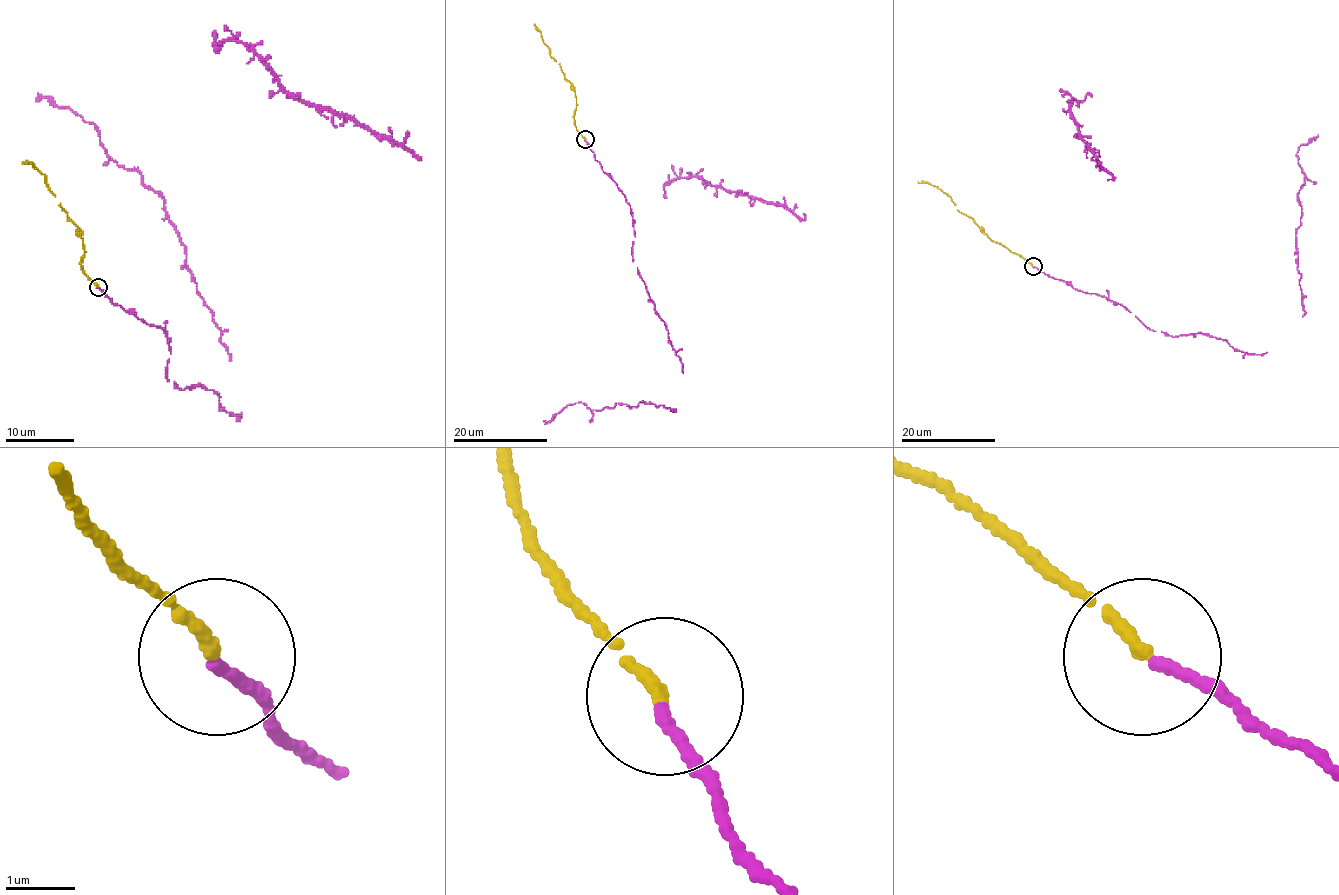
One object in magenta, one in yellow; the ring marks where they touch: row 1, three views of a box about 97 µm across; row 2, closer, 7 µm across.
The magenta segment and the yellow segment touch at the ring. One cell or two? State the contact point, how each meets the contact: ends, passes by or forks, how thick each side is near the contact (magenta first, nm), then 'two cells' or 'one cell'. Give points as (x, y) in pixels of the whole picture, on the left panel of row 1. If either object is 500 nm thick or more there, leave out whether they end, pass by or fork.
(98, 287) | magenta ends | yellow ends | 150/170 nm | one cell

